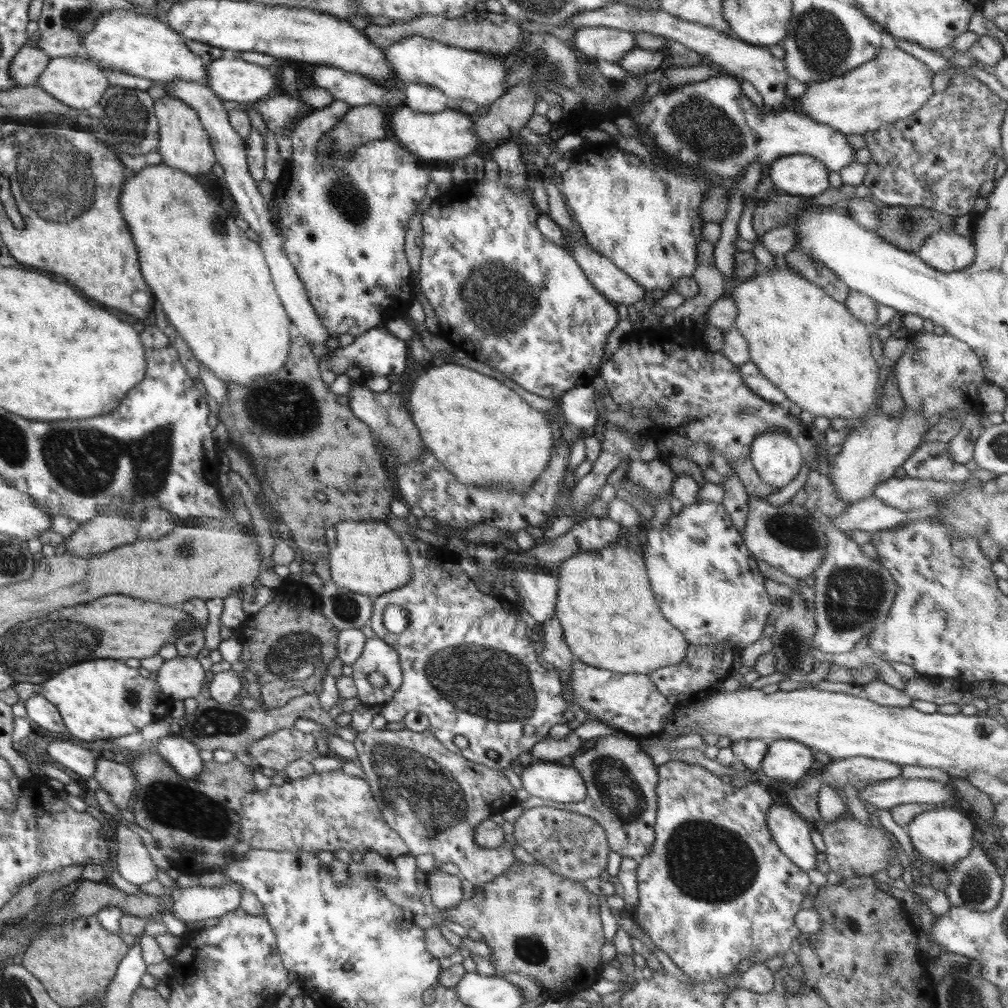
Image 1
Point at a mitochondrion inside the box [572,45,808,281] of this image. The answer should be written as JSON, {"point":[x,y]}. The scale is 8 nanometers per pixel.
{"point":[702,127]}

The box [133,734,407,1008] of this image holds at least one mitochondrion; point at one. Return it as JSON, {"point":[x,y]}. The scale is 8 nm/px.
{"point":[170,805]}

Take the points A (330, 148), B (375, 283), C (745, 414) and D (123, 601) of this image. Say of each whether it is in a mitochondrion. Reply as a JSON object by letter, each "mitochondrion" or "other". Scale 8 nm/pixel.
{"A":"mitochondrion","B":"other","C":"mitochondrion","D":"other"}

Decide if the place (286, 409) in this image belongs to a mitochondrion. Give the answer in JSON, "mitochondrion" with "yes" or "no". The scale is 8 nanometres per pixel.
{"mitochondrion":"yes"}

